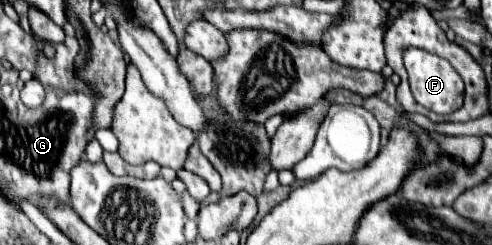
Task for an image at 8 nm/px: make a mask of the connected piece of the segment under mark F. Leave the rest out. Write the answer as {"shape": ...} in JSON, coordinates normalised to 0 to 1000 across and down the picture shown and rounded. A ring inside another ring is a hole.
{"shape":[[[833,192],[821,208],[821,265],[825,265],[829,306],[833,306],[841,404],[854,429],[862,429],[866,445],[874,445],[882,461],[923,461],[939,437],[939,420],[943,420],[943,331],[911,249],[902,249],[902,241],[862,208],[862,200]]]}

